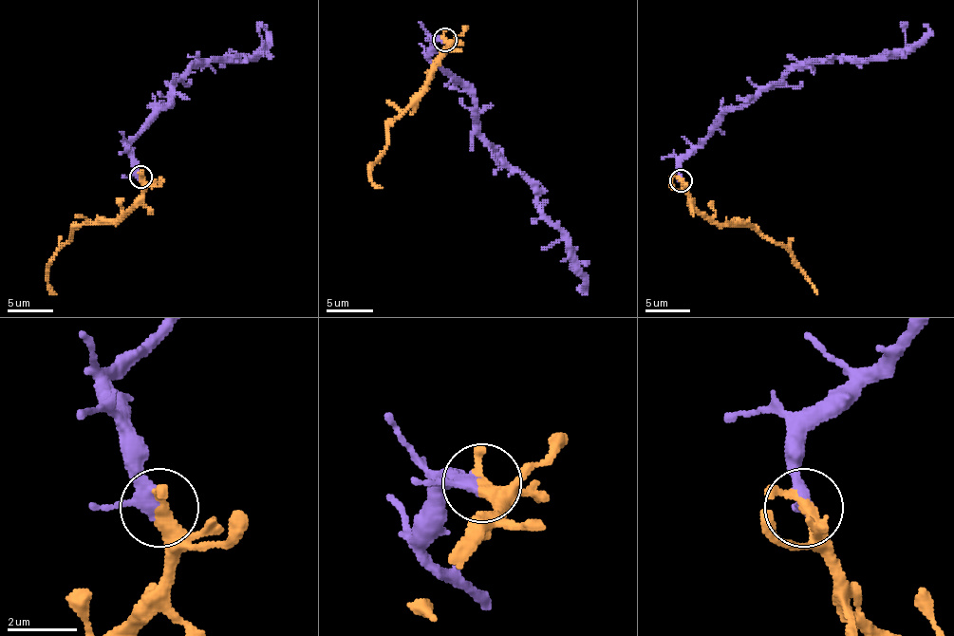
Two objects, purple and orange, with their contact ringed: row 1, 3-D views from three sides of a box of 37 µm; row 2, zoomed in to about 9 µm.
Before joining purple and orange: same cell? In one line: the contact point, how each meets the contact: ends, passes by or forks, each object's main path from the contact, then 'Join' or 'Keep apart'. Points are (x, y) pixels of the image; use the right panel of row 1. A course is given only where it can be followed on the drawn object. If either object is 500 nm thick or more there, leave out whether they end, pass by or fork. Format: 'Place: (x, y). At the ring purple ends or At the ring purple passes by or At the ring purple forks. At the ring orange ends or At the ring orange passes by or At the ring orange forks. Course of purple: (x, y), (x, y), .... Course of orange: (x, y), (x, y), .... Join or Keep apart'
Place: (681, 180). At the ring purple passes by. At the ring orange ends. Course of purple: (681, 180), (679, 165), (708, 129), (794, 65), (898, 56), (919, 42), (927, 30), (924, 24). Course of orange: (681, 180), (690, 201), (701, 213), (720, 224), (753, 224), (791, 253), (817, 294). Join

